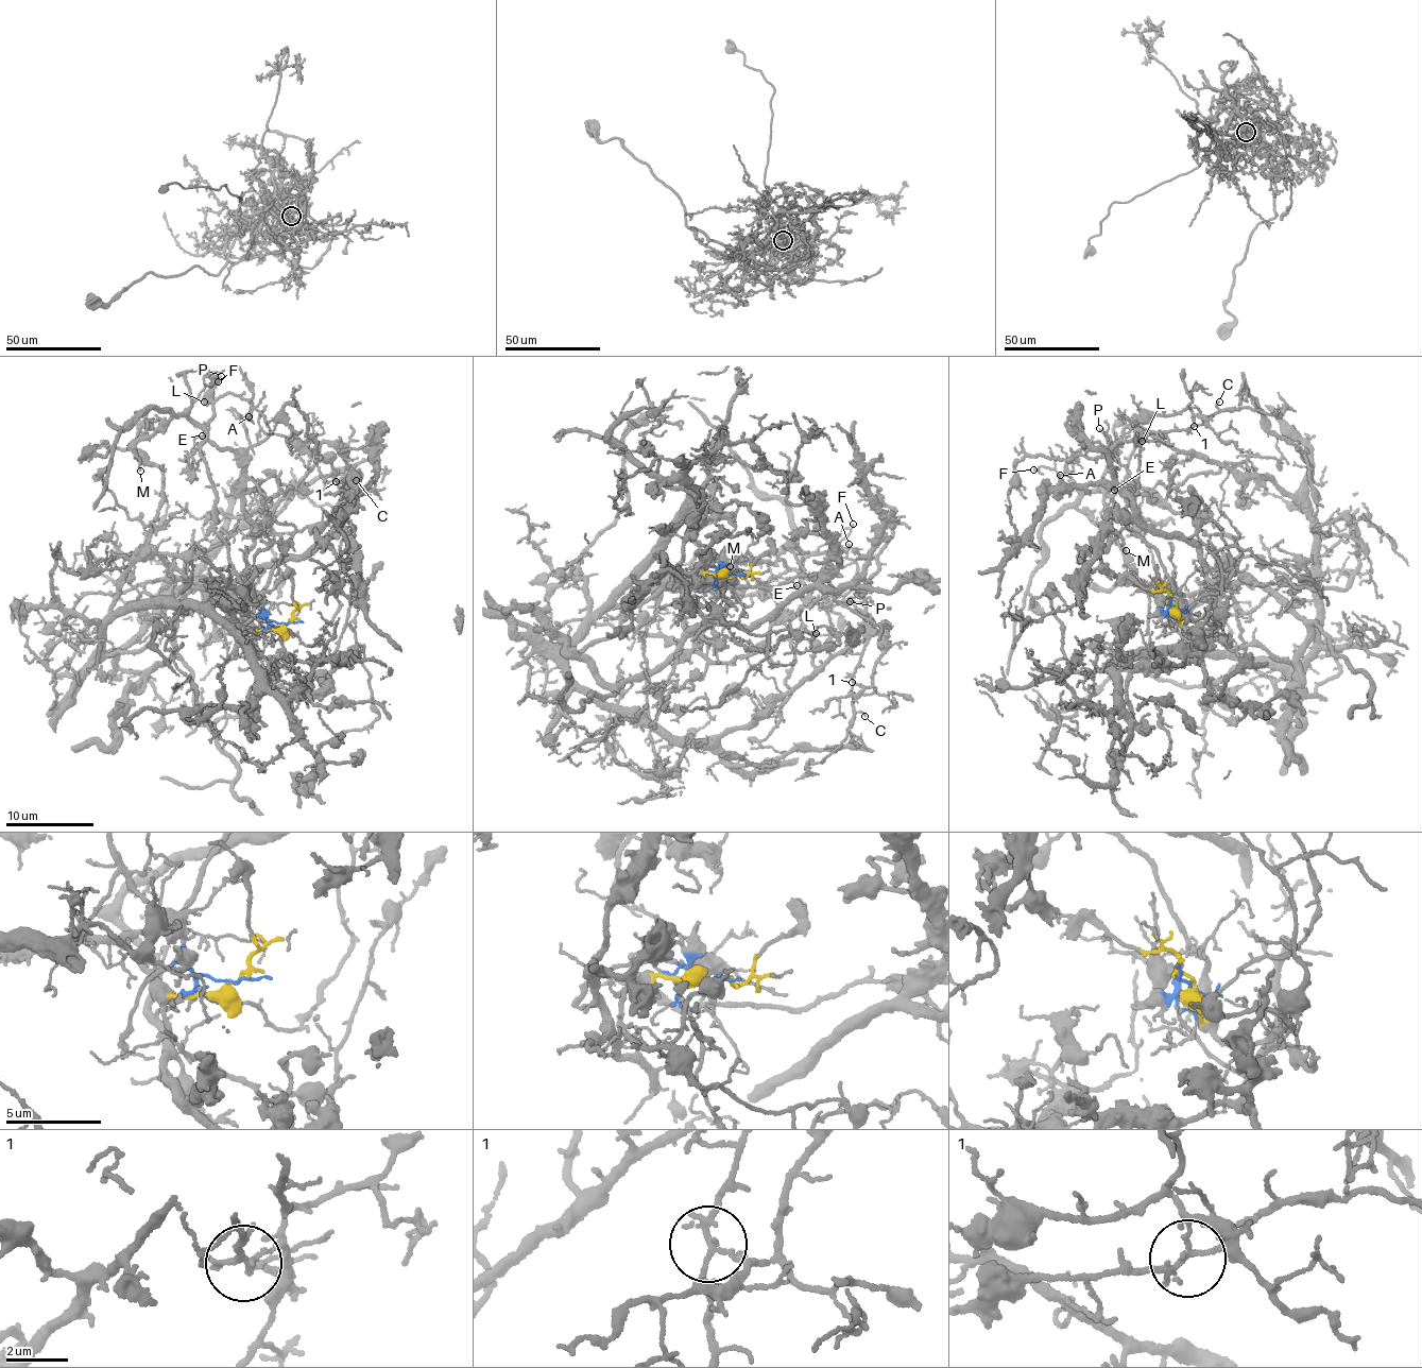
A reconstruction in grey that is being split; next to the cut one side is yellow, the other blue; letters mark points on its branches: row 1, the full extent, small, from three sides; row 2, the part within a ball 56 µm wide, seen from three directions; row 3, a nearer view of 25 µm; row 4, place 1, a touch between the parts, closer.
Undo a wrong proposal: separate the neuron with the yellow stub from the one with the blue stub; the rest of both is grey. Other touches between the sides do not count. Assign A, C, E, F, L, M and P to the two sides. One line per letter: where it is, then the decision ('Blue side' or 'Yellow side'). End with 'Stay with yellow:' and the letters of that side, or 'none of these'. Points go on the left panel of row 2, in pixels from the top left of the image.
A: Place: (249, 416). Blue side
C: Place: (356, 480). Blue side
E: Place: (202, 435). Blue side
F: Place: (218, 381). Blue side
L: Place: (204, 402). Blue side
M: Place: (140, 471). Blue side
P: Place: (221, 376). Blue side
Stay with yellow: none of these

